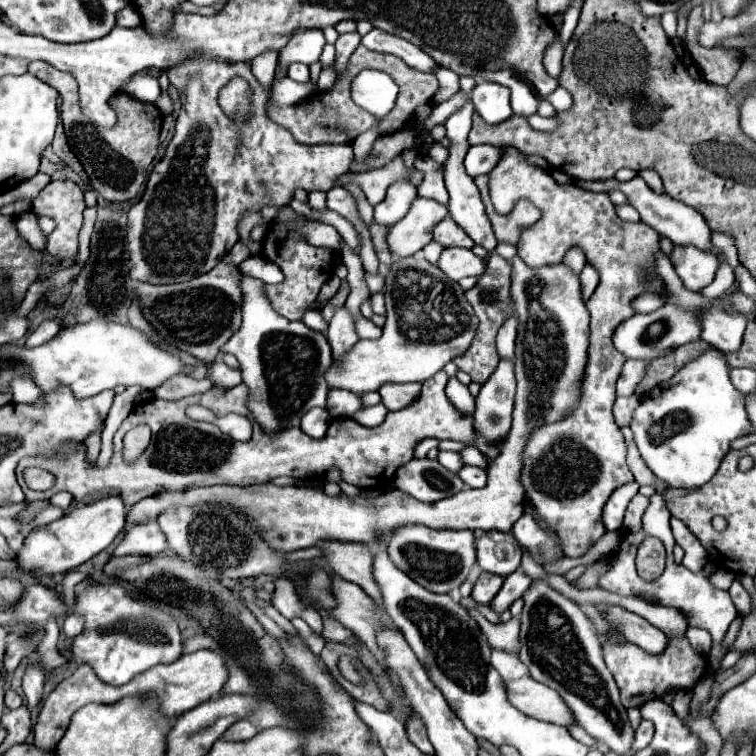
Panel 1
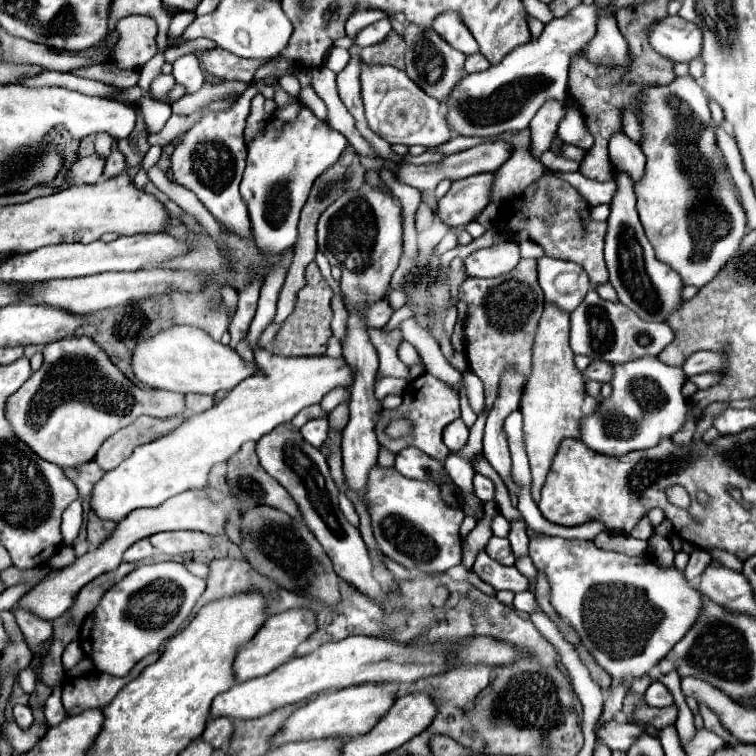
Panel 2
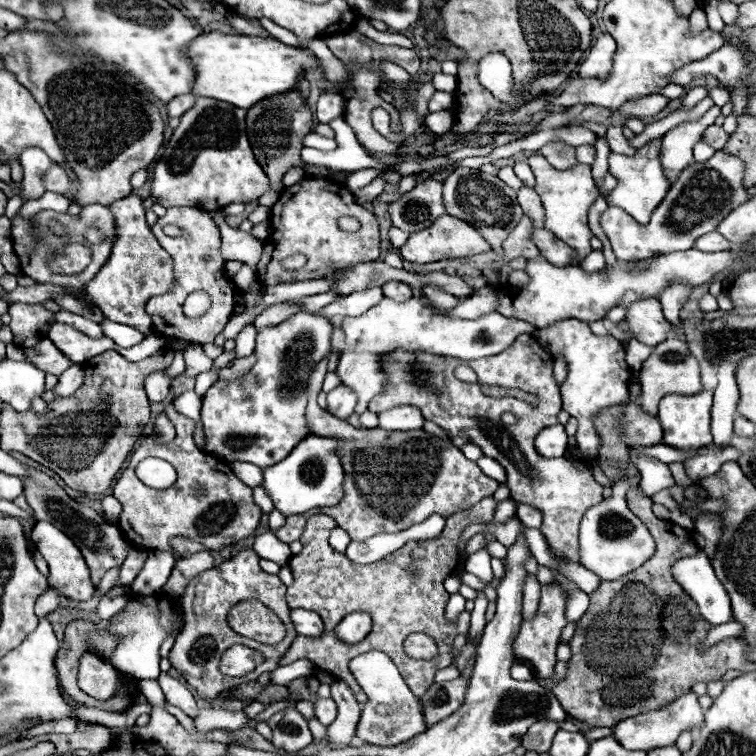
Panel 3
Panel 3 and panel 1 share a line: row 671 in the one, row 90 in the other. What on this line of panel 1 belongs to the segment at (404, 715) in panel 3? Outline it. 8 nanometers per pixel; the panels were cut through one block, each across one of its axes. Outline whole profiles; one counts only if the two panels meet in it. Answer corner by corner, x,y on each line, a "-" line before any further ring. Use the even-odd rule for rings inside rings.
362,70
352,80
352,100
374,114
376,118
386,116
396,102
398,86
396,82
380,70

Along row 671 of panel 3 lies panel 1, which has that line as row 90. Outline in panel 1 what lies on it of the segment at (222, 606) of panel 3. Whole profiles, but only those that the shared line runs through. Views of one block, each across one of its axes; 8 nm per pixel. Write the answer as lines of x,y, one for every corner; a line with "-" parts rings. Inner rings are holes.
190,56
188,60
172,66
166,70
168,78
170,78
170,84
182,94
182,110
180,110
180,116
176,120
176,132
174,132
174,138
170,140
168,148
166,148
166,154
164,158
154,166
150,178
148,178
148,186
146,186
146,192
144,196
140,198
138,204
134,204
128,212
128,250
130,250
130,278
132,280
140,280
140,282
148,282
148,284
174,284
174,282
186,282
186,280
192,280
200,274
206,274
210,272
222,258
224,254
238,242
240,234
238,234
238,220
240,216
244,216
244,212
260,212
264,206
286,206
292,196
294,196
294,190
296,188
304,188
304,190
324,190
328,192
344,174
348,174
348,168
350,168
350,162
354,158
352,154
352,146
346,146
346,144
322,144
322,145
306,145
300,144
294,140
294,136
280,124
268,120
264,116
264,104
266,100
270,98
272,94
272,88
264,88
256,76
252,74
250,70
250,64
246,62
236,62
236,64
230,64
230,62
220,62
216,58
204,58
204,56
-
234,76
242,76
250,88
252,88
252,102
254,102
254,114
250,122
244,122
244,124
238,124
238,122
232,122
218,106
218,92
220,88

